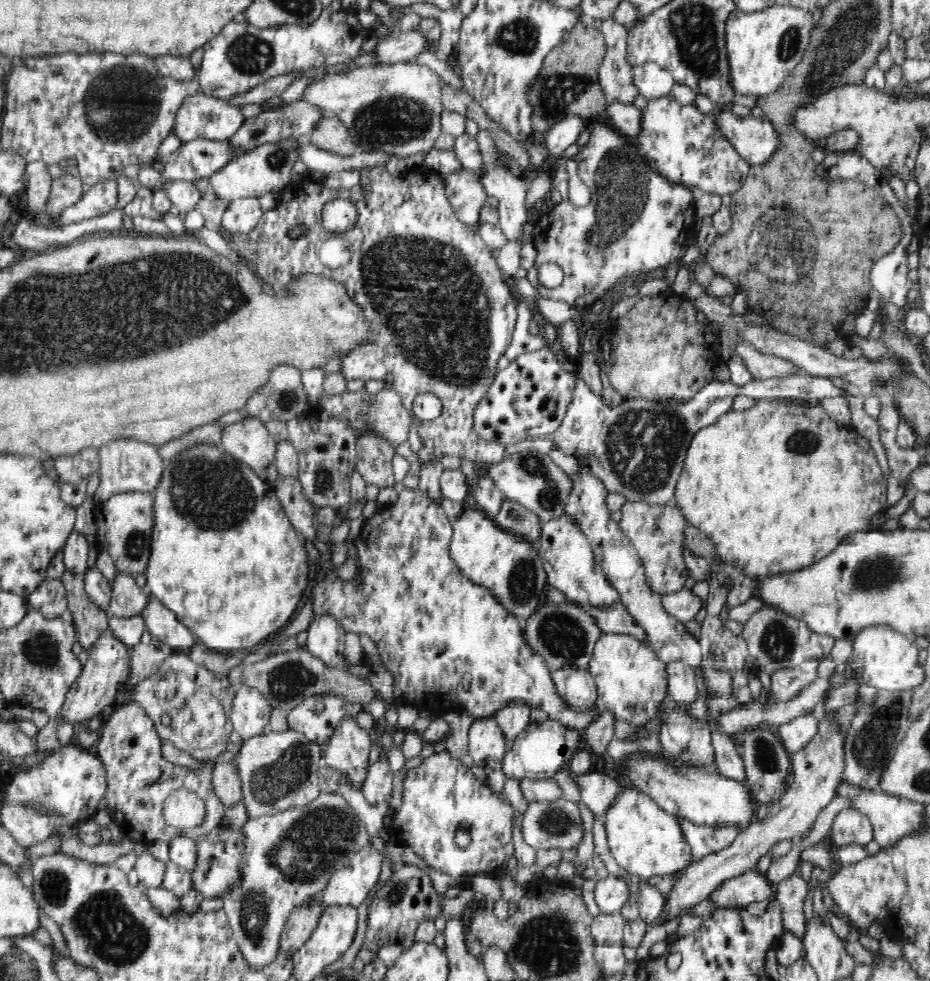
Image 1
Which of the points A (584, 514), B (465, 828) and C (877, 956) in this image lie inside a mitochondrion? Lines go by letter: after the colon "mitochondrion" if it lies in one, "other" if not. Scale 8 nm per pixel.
A: mitochondrion
B: other
C: other

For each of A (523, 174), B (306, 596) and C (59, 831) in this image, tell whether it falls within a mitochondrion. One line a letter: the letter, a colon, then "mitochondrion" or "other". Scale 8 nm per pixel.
A: other
B: other
C: other

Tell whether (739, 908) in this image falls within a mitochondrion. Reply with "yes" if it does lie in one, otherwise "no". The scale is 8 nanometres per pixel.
no

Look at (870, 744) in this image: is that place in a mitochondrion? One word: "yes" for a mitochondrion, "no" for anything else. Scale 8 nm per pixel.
yes

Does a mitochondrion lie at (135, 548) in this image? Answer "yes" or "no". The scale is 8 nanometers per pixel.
yes

